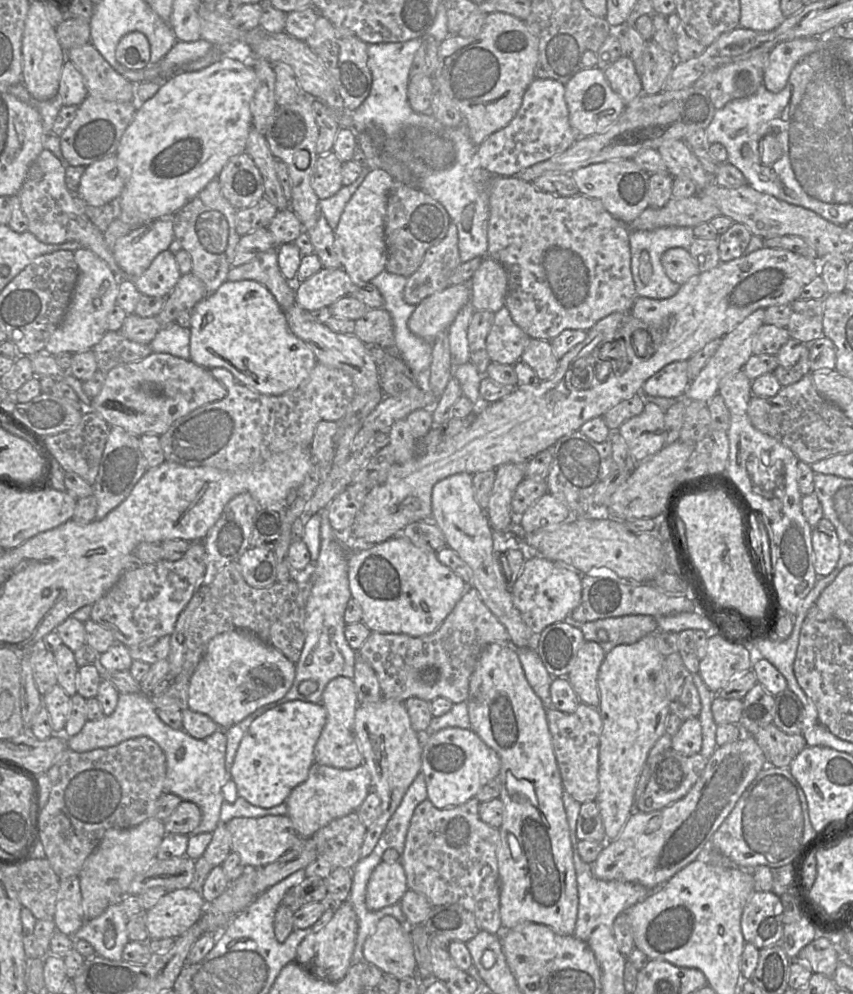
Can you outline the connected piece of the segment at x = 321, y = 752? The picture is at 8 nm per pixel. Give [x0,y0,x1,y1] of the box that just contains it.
[314,676,364,769]

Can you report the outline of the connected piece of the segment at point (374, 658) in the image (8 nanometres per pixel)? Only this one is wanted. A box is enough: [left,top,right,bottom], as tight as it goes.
[358,586,512,704]

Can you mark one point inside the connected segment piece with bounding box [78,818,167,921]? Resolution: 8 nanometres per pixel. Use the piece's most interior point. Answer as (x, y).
(106, 875)

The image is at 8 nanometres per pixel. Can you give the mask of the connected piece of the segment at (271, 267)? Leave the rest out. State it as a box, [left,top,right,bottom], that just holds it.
[228,248,296,310]

